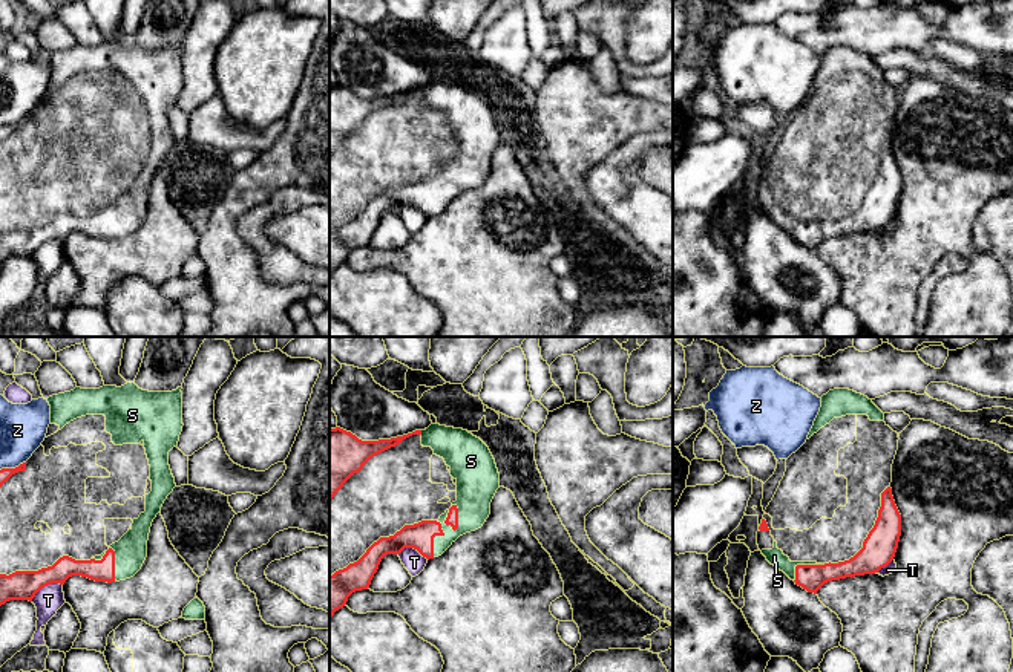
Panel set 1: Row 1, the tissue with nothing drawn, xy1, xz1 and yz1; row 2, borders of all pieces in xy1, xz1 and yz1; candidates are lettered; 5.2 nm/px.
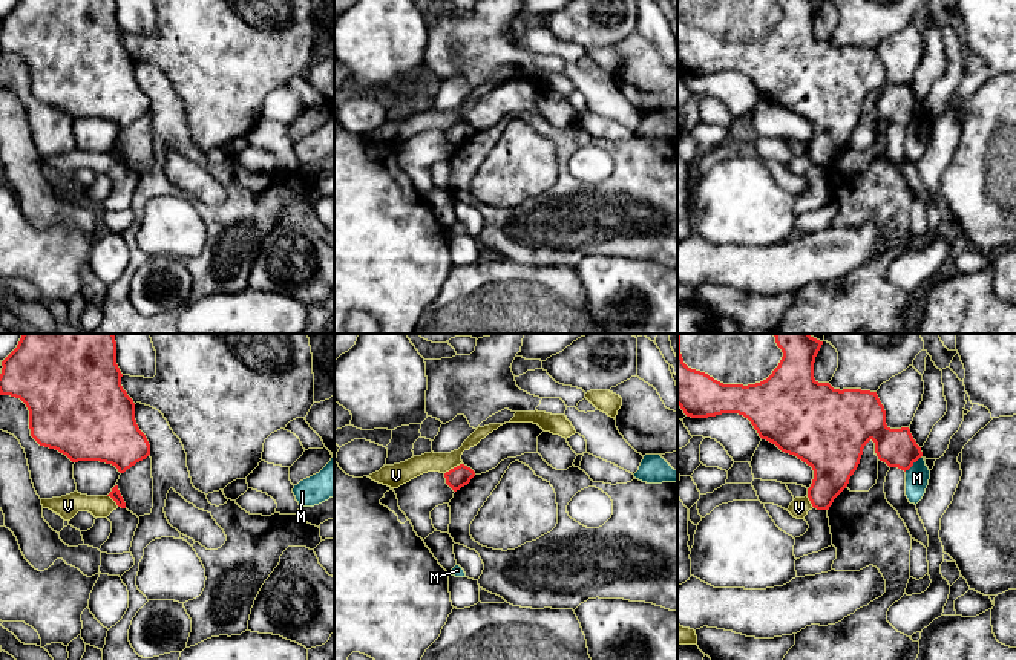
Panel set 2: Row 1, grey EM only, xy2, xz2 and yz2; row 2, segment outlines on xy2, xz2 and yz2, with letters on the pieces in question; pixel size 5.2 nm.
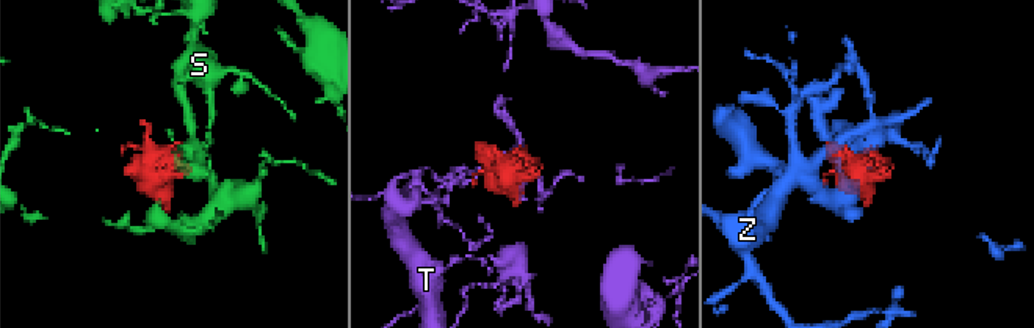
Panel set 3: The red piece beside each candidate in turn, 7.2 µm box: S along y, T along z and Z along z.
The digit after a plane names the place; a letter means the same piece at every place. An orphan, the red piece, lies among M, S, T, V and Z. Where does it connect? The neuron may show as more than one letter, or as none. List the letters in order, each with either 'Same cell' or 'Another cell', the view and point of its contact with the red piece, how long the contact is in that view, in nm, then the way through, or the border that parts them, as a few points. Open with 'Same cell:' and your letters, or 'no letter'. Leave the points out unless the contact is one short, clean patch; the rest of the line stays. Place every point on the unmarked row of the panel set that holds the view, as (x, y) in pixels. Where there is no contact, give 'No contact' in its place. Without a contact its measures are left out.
Same cell: S
M: Another cell. Touches red at yz2 (912, 121). Shared border 120 nm. Boundary: yz2 (920, 114), (904, 127)
S: Same cell. Touches red at xz1 (440, 181). Shared border 300 nm
T: Another cell. Touches red at xy1 (45, 242). Shared border 190 nm
V: Another cell. Touches red at xz2 (454, 124). Shared border 110 nm. Boundary: xz2 (462, 120), (445, 130)
Z: Another cell. Touches red at xy1 (13, 126). Shared border 140 nm

